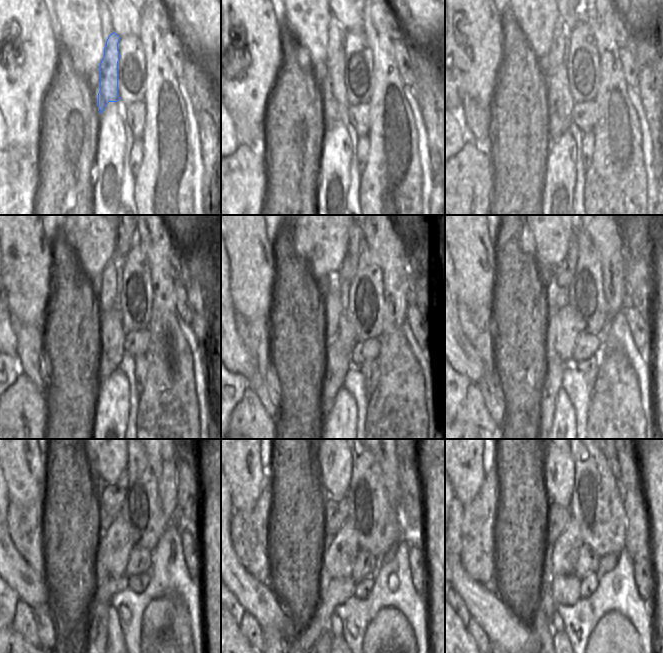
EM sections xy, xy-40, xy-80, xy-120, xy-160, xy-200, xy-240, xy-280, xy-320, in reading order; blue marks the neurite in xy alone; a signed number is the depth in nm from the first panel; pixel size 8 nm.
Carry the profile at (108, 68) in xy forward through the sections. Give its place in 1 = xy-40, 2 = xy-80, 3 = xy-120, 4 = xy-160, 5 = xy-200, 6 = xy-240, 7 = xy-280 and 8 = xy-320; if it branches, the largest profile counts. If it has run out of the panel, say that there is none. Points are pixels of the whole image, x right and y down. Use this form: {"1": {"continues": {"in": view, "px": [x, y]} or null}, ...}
{"1": {"continues": {"in": "xy-40", "px": [335, 106]}}, "2": {"continues": {"in": "xy-80", "px": [560, 103]}}, "3": {"continues": {"in": "xy-120", "px": [112, 337]}}, "4": {"continues": {"in": "xy-160", "px": [338, 349]}}, "5": {"continues": {"in": "xy-200", "px": [565, 326]}}, "6": {"continues": {"in": "xy-240", "px": [115, 547]}}, "7": {"continues": {"in": "xy-280", "px": [338, 561]}}, "8": {"continues": {"in": "xy-320", "px": [566, 552]}}}

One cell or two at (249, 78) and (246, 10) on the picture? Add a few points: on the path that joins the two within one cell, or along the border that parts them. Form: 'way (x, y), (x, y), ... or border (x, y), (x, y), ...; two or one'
way (251, 61), (249, 27); one

